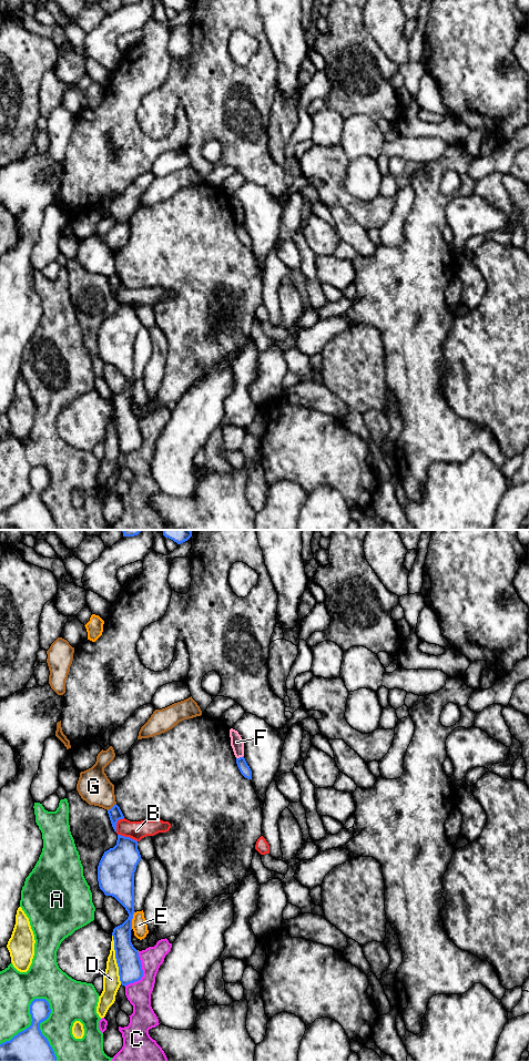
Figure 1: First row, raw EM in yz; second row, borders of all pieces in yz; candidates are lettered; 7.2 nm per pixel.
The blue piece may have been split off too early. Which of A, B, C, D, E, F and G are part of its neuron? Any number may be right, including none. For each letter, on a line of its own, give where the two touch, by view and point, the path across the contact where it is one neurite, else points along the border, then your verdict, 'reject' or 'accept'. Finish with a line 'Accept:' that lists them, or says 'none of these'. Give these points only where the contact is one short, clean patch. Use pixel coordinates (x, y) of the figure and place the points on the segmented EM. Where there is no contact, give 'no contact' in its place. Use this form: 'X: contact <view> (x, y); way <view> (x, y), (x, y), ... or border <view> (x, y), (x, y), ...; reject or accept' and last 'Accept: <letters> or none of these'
A: contact yz (39, 1024); reject
B: contact yz (128, 837); reject
C: contact yz (142, 973); reject
D: contact yz (115, 958); reject
E: contact yz (131, 920); reject
F: contact yz (240, 757); border yz (243, 755), (236, 758); reject
G: contact yz (112, 807); reject
Accept: none of these

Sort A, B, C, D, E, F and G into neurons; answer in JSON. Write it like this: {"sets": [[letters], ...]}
{"sets": [["A"], ["B"], ["C"], ["D", "F"], ["E"], ["G"]]}

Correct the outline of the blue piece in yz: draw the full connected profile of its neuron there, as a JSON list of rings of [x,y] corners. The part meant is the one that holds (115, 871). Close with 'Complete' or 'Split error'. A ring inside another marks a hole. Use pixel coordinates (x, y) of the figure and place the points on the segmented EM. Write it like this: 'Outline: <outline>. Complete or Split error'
Outline: [[[118,835],[116,845],[104,851],[98,866],[98,881],[105,896],[114,897],[128,911],[128,919],[113,929],[115,959],[122,986],[141,980],[139,951],[131,942],[134,915],[134,872],[141,860],[138,841]]]. Complete

